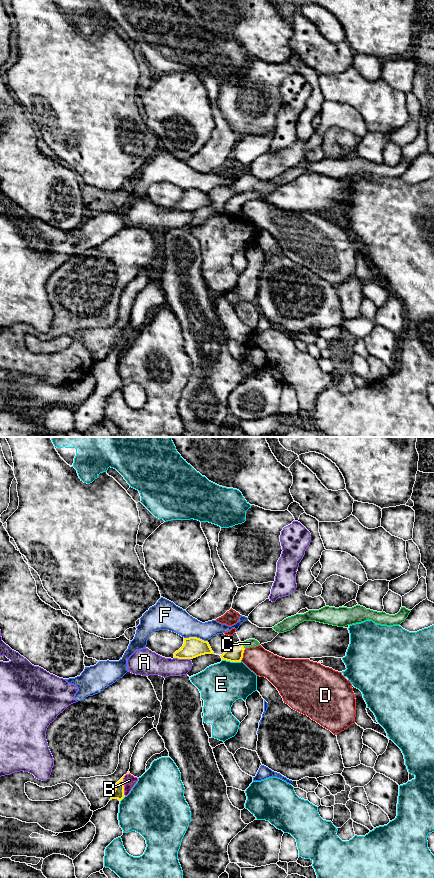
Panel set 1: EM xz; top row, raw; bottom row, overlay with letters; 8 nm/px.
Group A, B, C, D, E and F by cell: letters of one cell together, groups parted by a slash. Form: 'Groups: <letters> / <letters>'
Groups: A / B / C / D / E / F

